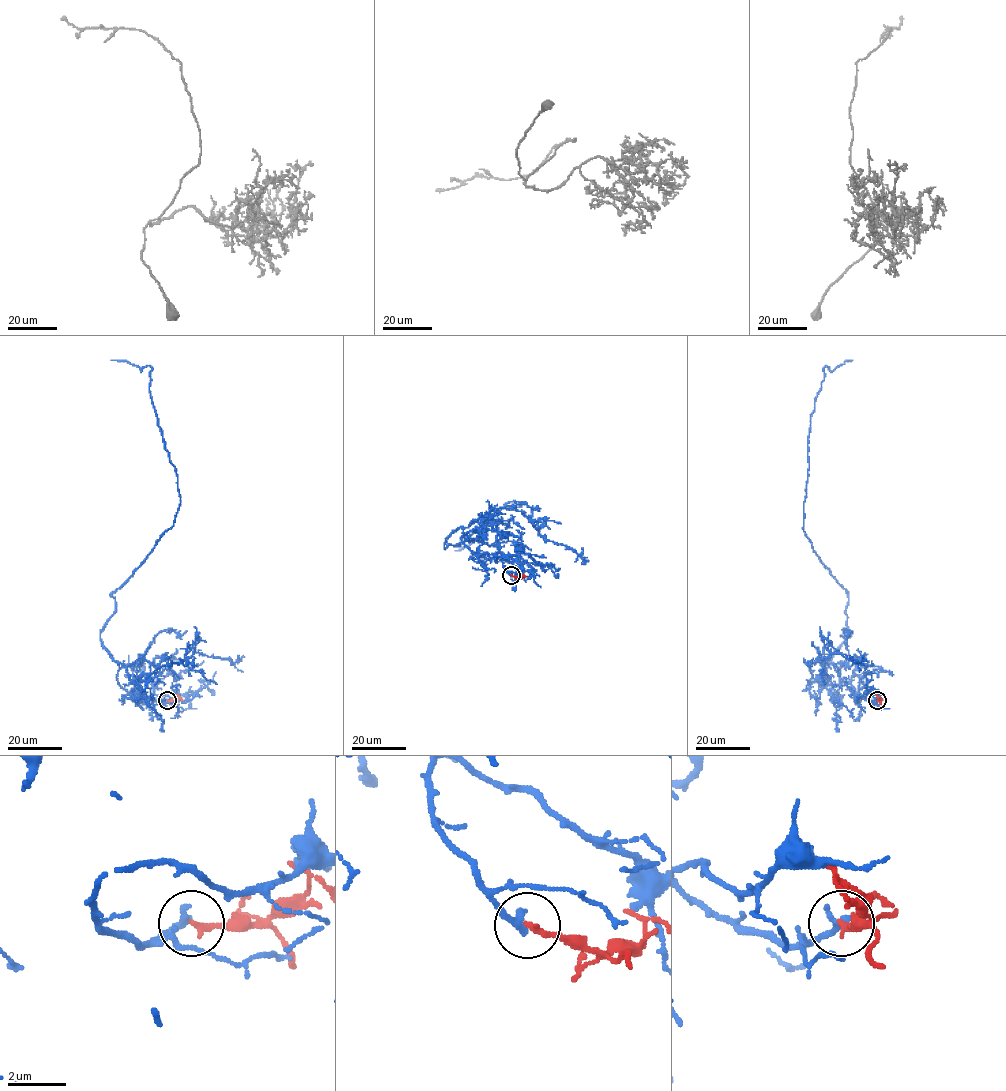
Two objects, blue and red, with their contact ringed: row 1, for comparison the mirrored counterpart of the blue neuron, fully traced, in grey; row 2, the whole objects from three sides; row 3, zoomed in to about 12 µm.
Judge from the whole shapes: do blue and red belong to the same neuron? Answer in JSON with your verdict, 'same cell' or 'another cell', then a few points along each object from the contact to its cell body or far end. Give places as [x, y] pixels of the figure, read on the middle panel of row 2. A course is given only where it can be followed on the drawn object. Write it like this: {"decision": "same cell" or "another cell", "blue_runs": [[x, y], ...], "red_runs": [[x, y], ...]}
{"decision": "another cell", "blue_runs": [[511, 575], [501, 559], [474, 554], [460, 527], [444, 544], [524, 502], [454, 551]], "red_runs": [[511, 575], [527, 576]]}

